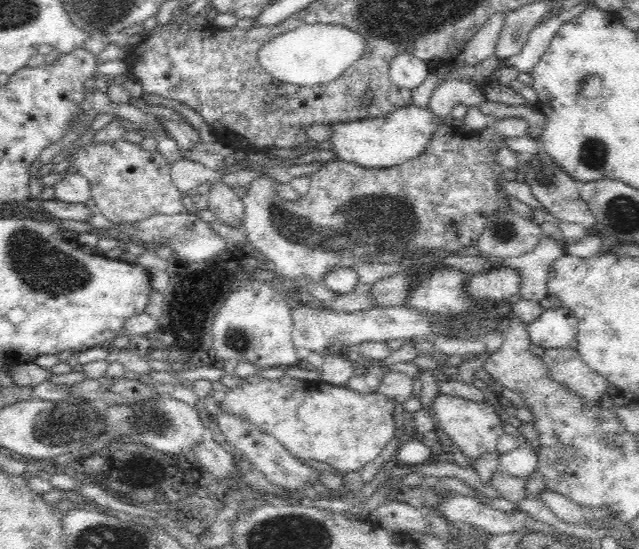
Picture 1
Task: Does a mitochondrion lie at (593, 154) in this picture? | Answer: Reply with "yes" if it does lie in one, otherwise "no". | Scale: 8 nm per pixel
yes

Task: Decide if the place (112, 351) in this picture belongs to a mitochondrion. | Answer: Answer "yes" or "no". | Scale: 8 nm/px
no

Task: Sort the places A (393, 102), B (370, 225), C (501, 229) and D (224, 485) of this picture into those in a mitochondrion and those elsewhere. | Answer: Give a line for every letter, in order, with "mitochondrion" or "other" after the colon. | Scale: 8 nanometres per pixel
A: other
B: mitochondrion
C: mitochondrion
D: other

